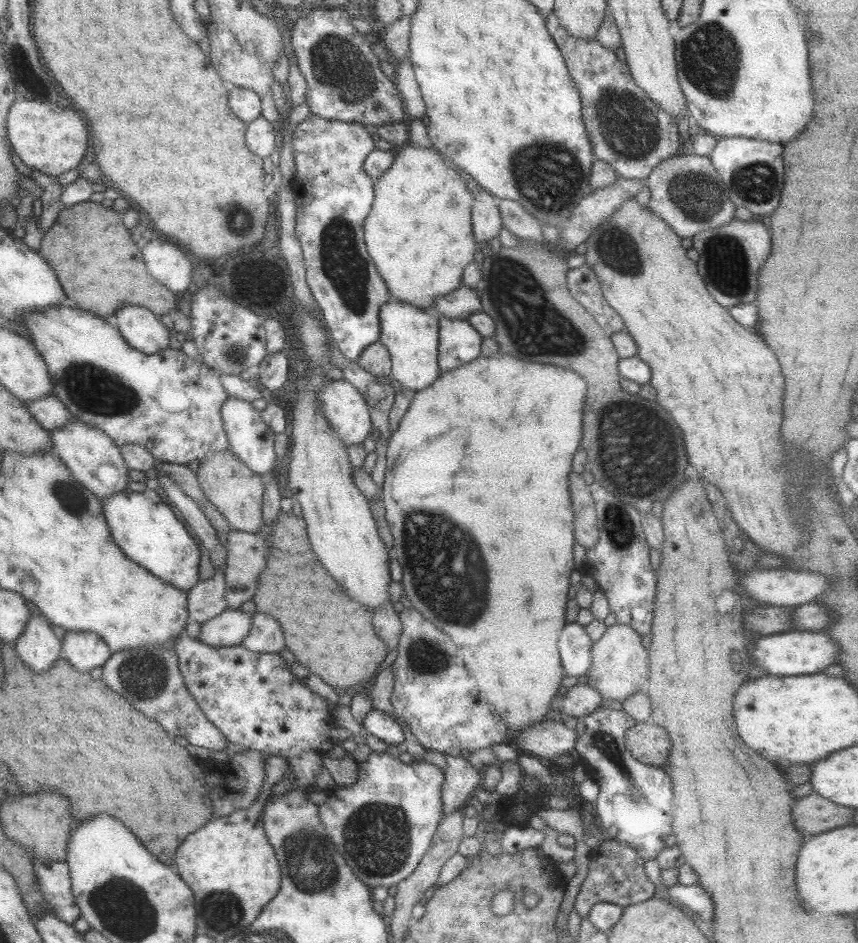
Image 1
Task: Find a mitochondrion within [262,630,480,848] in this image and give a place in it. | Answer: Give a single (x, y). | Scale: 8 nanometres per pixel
(427, 658)

